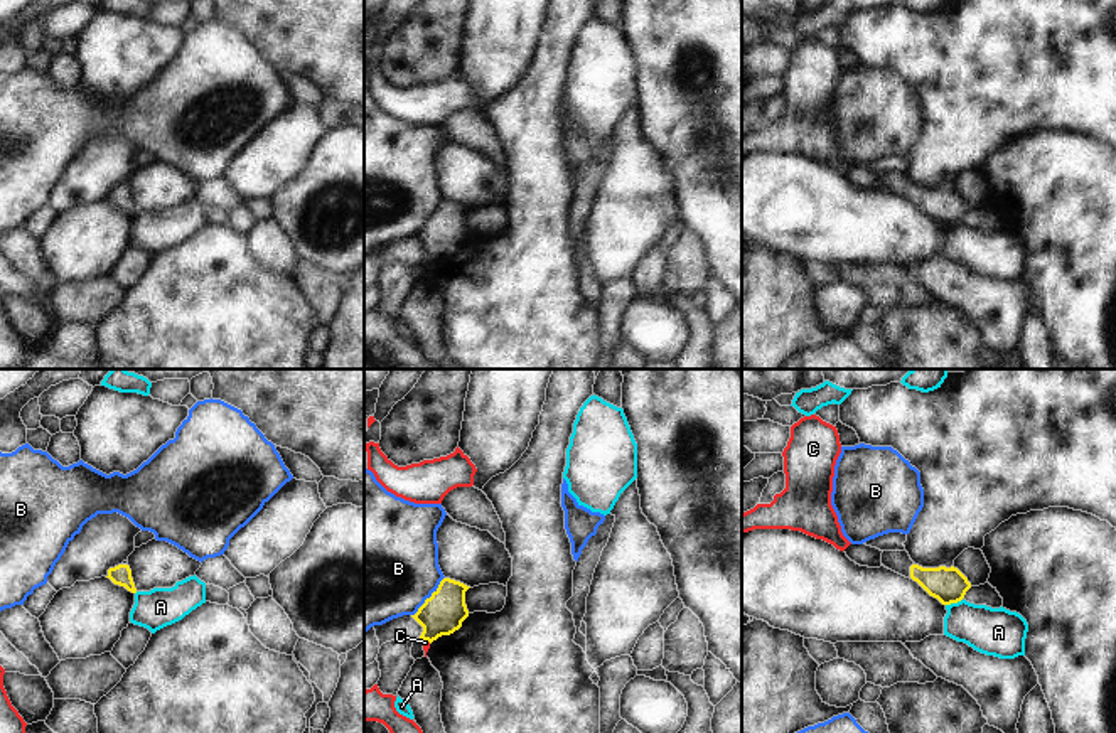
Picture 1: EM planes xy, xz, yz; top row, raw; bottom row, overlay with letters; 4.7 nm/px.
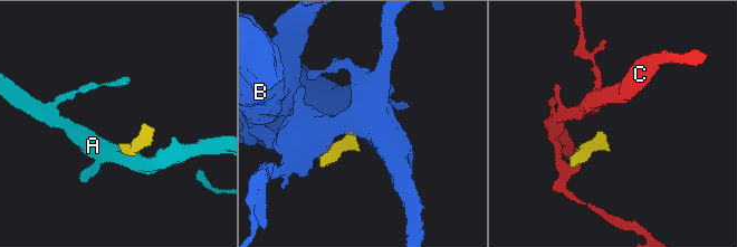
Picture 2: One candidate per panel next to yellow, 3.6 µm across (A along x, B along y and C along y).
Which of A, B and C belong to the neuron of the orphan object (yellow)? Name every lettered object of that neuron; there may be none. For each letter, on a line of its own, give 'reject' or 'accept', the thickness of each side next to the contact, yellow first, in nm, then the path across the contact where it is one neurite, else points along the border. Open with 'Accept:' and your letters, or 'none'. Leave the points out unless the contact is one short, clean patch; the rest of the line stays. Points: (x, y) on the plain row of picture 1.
Accept: none
A: reject | 170/220 nm | along yz (961, 221), (946, 228)
B: reject | 200/480 nm | along xz (444, 199), (439, 209), (412, 238)
C: reject | 200/30 nm | along xz (420, 260), (430, 265)

